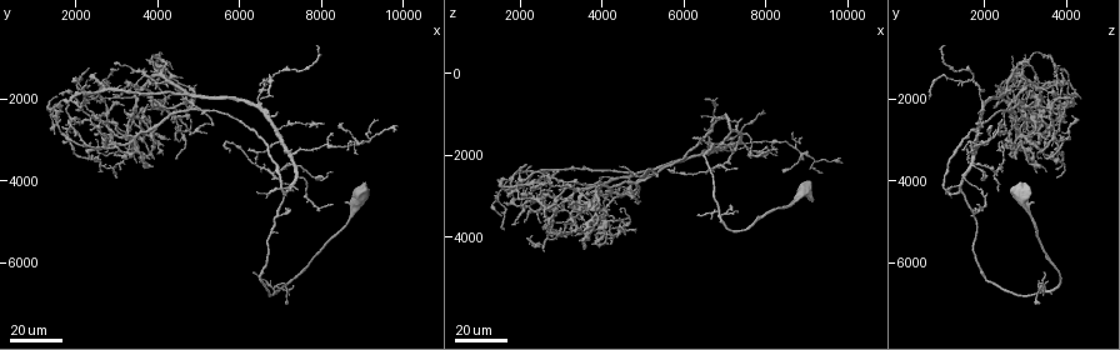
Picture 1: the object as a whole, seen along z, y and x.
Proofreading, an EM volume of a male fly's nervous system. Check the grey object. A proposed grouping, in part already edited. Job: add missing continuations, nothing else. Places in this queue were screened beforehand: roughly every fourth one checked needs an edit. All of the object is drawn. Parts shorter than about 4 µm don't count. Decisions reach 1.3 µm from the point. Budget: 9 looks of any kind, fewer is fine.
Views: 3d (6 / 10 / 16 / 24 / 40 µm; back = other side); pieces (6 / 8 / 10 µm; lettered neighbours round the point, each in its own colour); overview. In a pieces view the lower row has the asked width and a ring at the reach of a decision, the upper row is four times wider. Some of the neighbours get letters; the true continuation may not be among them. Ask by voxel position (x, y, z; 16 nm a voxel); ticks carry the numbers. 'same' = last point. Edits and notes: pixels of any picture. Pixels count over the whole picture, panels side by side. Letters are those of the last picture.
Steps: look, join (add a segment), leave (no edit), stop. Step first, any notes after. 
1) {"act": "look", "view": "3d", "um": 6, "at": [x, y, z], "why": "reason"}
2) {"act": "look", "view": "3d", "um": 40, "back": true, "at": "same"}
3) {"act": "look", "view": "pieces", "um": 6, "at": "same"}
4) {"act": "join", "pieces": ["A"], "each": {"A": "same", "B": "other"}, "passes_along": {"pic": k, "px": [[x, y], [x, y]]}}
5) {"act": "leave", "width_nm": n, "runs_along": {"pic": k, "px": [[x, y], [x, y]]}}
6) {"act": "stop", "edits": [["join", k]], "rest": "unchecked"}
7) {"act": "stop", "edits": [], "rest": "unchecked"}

{"act": "look", "view": "3d", "um": 40, "at": [3000, 3850, 3750], "why": "end of a long branch"}

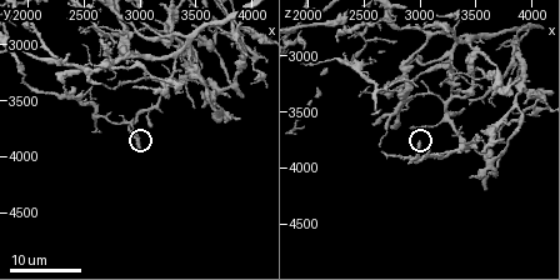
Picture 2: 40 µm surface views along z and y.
{"act": "look", "view": "pieces", "um": 6, "at": [2980, 3920, 3780]}

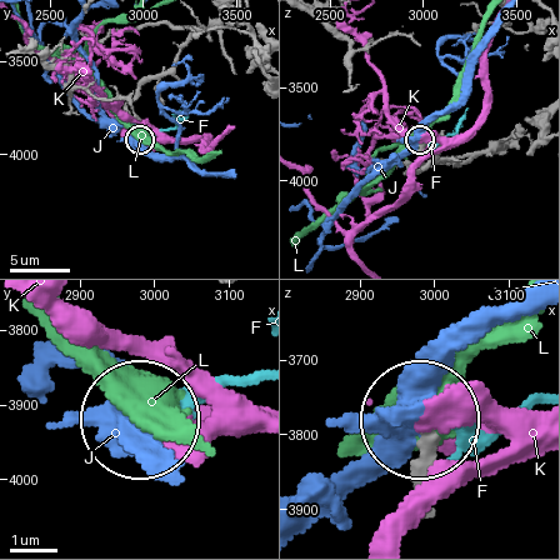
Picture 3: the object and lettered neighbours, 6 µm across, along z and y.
{"act": "leave", "each": {"F": "other", "J": "other", "K": "other", "L": "other"}, "found": "no lettered segment goes on from it"}

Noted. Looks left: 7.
{"act": "look", "view": "3d", "um": 40, "at": [3550, 1750, 2750], "why": "branch stops here"}

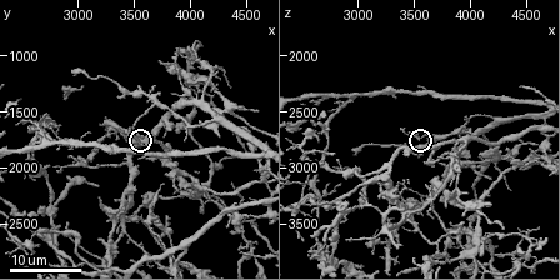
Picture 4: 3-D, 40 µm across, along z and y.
{"act": "look", "view": "pieces", "um": 6, "at": [3540, 1700, 2740], "why": "see the neighbours"}

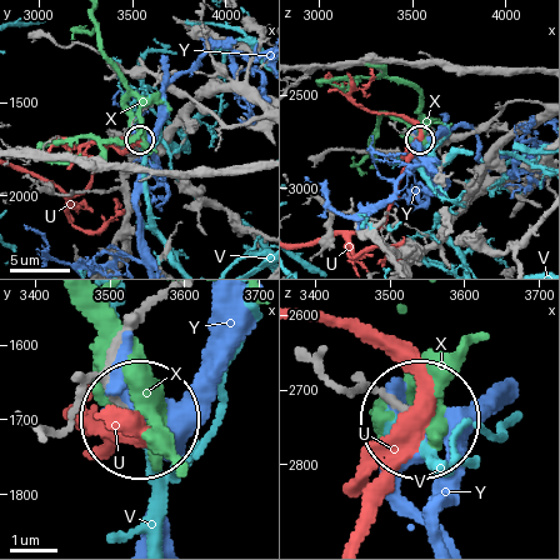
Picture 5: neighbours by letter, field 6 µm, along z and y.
{"act": "leave", "each": {"U": "other", "V": "other", "X": "other", "Y": "other"}, "runs_along": {"pic": 5, "px": [[539, 103], [509, 101], [464, 136], [411, 133], [419, 138]]}, "found": "no lettered segment goes on from it"}

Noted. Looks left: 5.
{"act": "look", "view": "3d", "um": 24, "at": [2980, 3800, 3260], "why": "free end"}

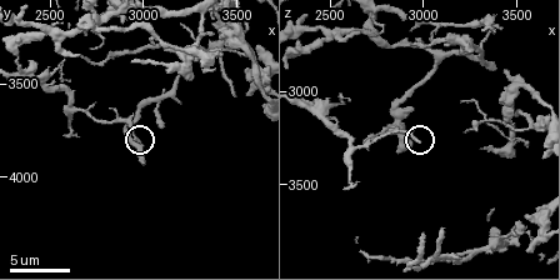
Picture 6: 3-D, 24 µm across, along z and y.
{"act": "look", "view": "3d", "um": 10, "at": [2980, 3800, 3260]}

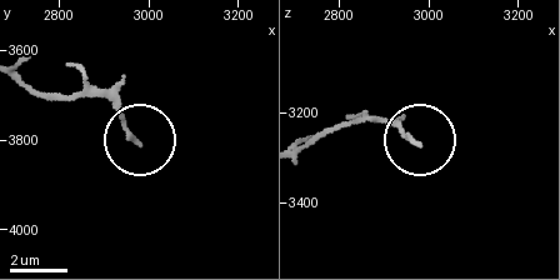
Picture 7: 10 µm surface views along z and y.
{"act": "look", "view": "pieces", "um": 8, "at": [2975, 3800, 3265]}

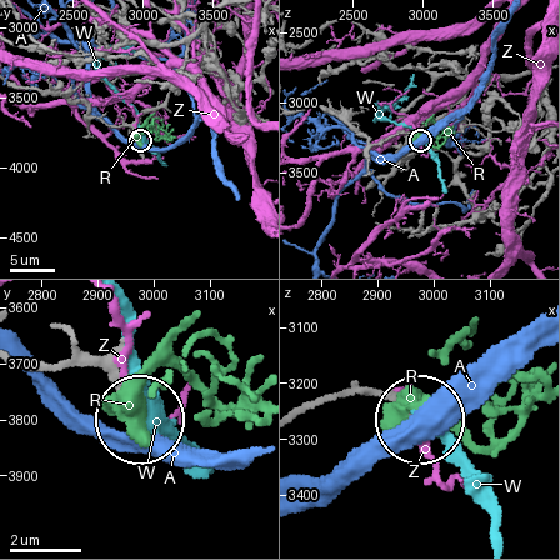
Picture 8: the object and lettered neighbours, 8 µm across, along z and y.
{"act": "leave", "each": {"A": "other", "R": "other", "W": "other", "Z": "other"}, "runs_along": {"pic": 8, "px": [[26, 364], [98, 366], [139, 414]]}, "found": "none of them fits"}

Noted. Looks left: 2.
{"act": "look", "view": "3d", "um": 40, "at": [7450, 4150, 1150]}

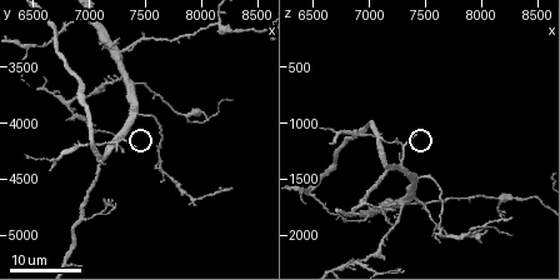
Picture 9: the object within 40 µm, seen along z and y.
{"act": "look", "view": "pieces", "um": 8, "at": [7400, 4200, 1120], "why": "what lies round it"}

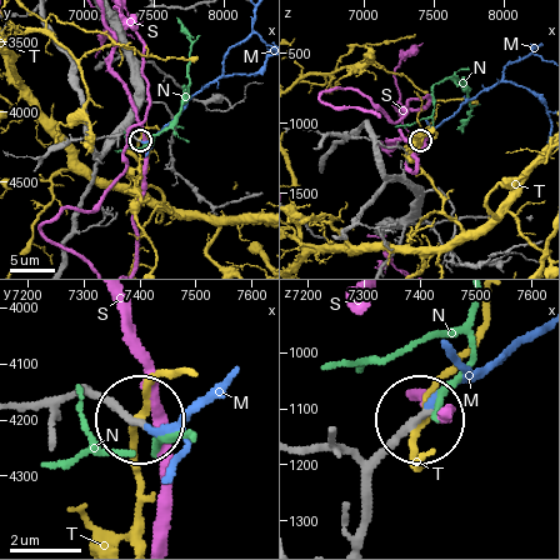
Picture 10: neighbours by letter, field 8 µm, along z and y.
{"act": "join", "pieces": ["M"], "each": {"M": "same", "N": "other", "S": "other", "T": "other"}, "found": "the cell continues"}

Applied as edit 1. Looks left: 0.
{"act": "stop", "edits": [["join", 10]], "rest": "unchecked"}

